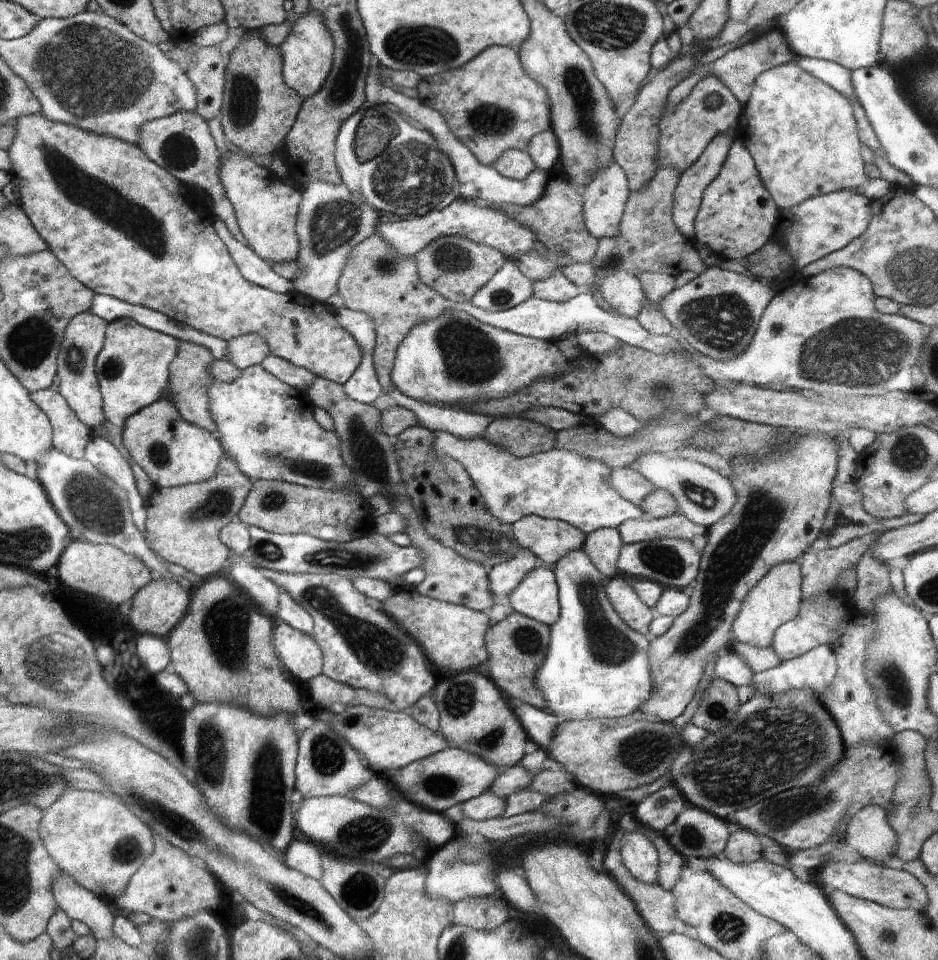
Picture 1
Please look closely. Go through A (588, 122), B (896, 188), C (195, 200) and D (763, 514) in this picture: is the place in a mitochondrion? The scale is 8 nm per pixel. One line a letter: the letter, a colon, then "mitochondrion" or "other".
A: mitochondrion
B: other
C: other
D: mitochondrion

